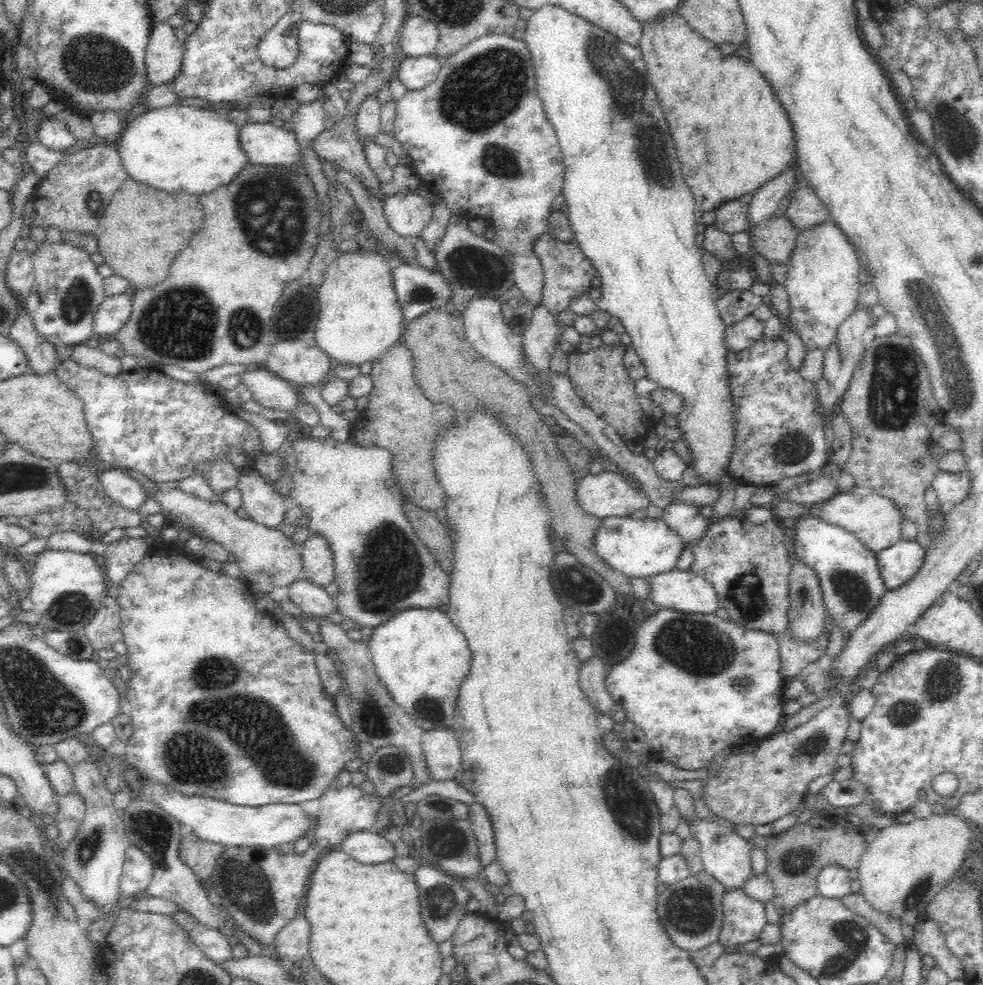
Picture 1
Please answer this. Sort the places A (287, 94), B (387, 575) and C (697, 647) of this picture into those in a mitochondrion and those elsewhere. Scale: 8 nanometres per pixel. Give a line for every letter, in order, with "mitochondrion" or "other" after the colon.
A: other
B: mitochondrion
C: mitochondrion

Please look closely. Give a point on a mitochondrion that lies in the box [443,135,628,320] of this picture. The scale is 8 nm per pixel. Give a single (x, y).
(496, 160)

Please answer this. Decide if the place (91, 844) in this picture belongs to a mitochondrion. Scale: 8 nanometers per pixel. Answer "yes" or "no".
yes

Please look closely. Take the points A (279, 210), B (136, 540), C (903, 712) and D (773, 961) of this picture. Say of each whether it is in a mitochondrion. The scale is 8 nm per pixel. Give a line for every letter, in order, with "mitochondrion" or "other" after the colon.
A: mitochondrion
B: other
C: mitochondrion
D: other

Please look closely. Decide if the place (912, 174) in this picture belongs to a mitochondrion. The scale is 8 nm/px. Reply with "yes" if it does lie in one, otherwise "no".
no

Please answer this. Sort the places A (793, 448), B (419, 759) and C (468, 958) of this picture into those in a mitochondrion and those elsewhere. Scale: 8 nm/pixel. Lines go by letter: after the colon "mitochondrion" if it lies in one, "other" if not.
A: mitochondrion
B: other
C: other

